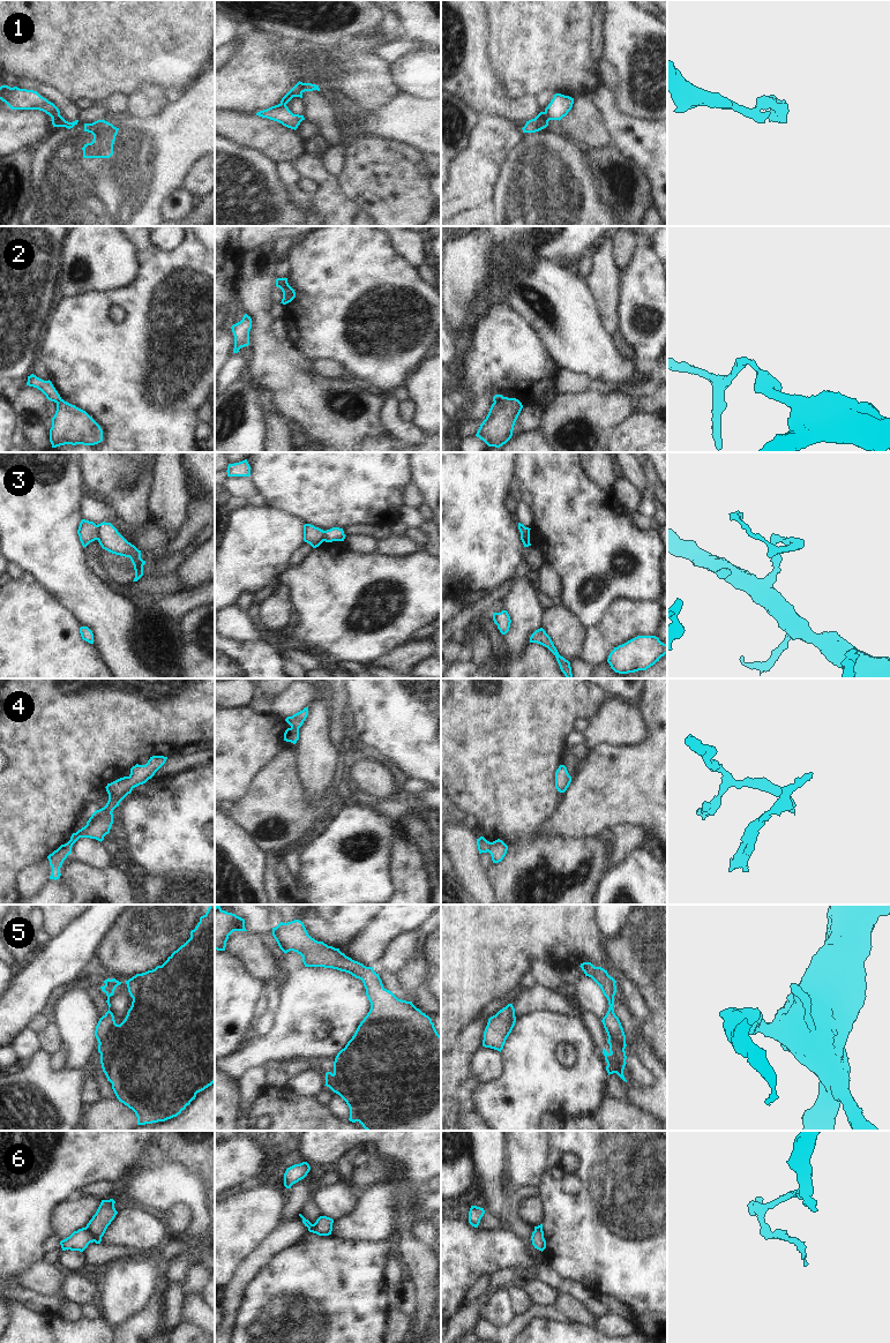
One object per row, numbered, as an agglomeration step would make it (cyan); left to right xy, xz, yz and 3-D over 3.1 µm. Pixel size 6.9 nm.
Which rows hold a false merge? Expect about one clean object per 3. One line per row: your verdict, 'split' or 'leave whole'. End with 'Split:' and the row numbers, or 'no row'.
1: split
2: split
3: split
4: split
5: split
6: split
Split: 1, 2, 3, 4, 5, 6

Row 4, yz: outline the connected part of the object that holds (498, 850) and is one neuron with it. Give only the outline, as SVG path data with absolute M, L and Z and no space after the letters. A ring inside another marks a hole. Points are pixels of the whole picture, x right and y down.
M500 839L495 840L491 845L489 854L493 863L499 863L503 860L508 850L508 846Z

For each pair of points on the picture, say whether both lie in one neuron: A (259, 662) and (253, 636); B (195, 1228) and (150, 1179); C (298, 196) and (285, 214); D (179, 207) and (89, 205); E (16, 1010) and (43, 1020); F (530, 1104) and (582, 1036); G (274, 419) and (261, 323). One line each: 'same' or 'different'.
A: different
B: same
C: different
D: different
E: different
F: same
G: different

